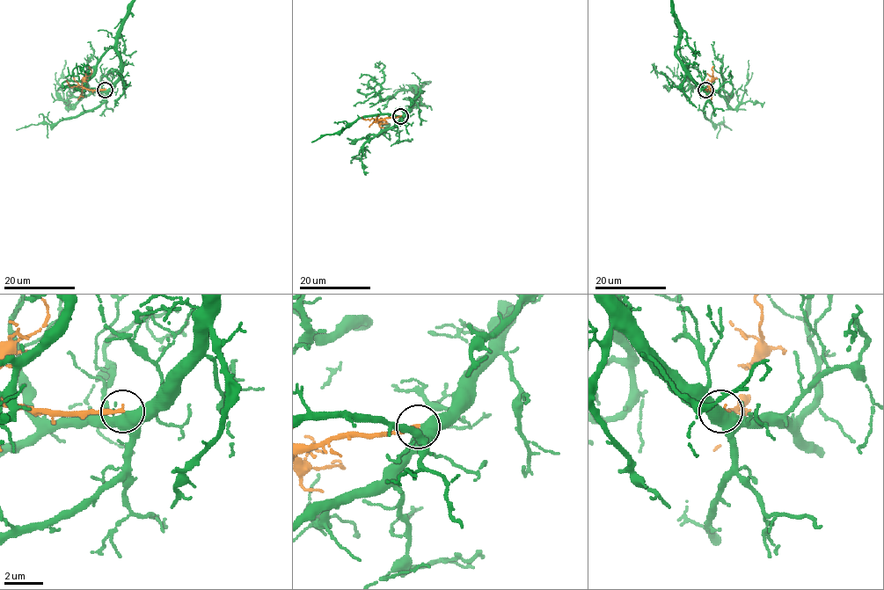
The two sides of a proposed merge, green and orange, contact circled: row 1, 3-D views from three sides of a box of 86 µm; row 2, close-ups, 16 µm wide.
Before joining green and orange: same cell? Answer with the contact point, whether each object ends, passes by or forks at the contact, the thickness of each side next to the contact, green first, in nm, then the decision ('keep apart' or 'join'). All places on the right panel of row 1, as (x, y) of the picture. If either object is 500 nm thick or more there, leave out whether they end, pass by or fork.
(705, 90) | 550/240 nm | join

